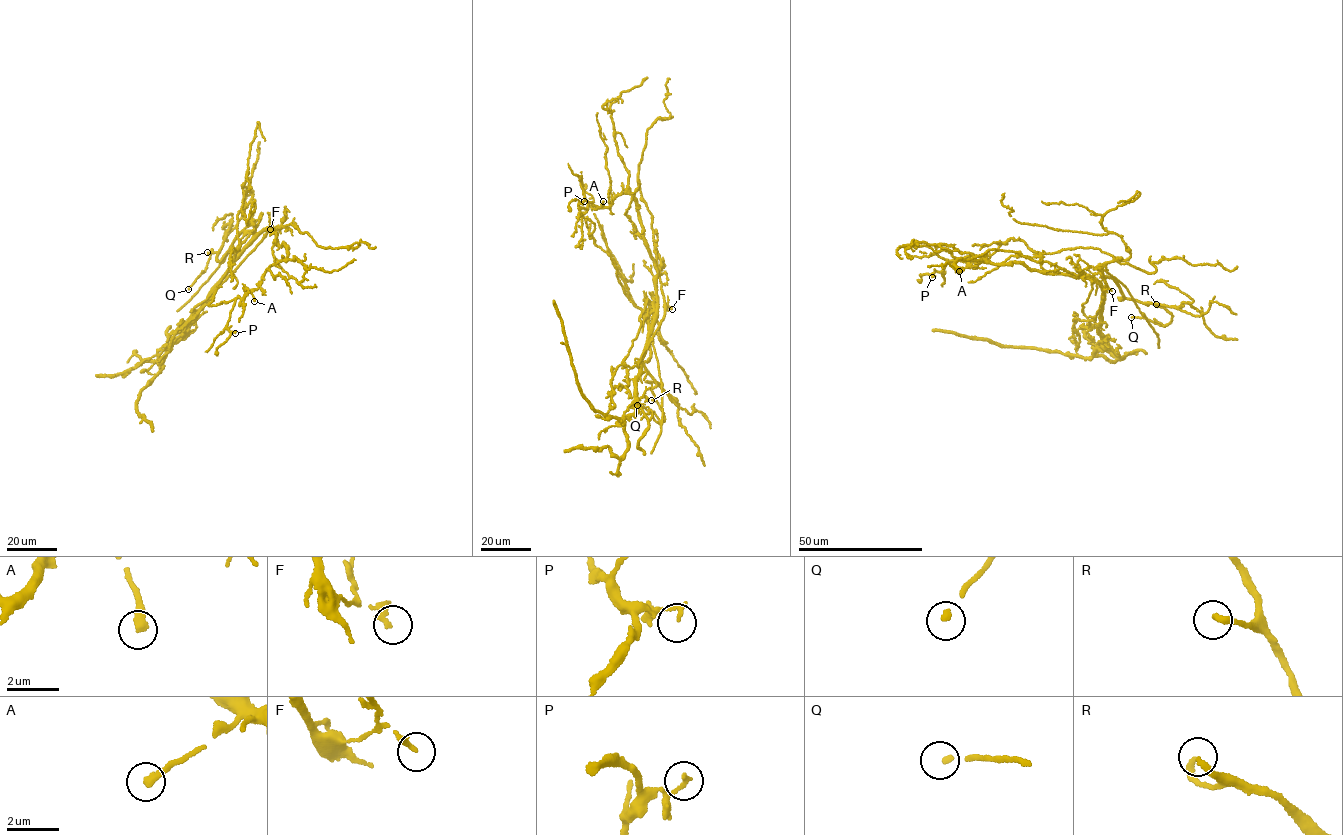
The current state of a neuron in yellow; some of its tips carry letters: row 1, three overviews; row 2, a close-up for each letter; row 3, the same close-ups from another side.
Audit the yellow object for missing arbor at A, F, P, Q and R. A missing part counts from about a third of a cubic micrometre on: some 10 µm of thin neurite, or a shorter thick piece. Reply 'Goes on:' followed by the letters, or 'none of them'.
Goes on: Q, R

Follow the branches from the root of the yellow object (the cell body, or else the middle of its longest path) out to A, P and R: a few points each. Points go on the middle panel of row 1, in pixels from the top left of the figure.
A: (647, 337), (657, 303), (657, 272), (644, 237), (637, 199), (622, 193), (609, 207), (601, 206), (603, 201)
P: (647, 337), (657, 303), (657, 272), (637, 199), (622, 193), (609, 207), (589, 202), (579, 210), (584, 201)
R: (647, 337), (655, 311), (649, 317), (651, 353), (644, 363), (656, 384), (651, 389), (656, 399), (651, 400)

